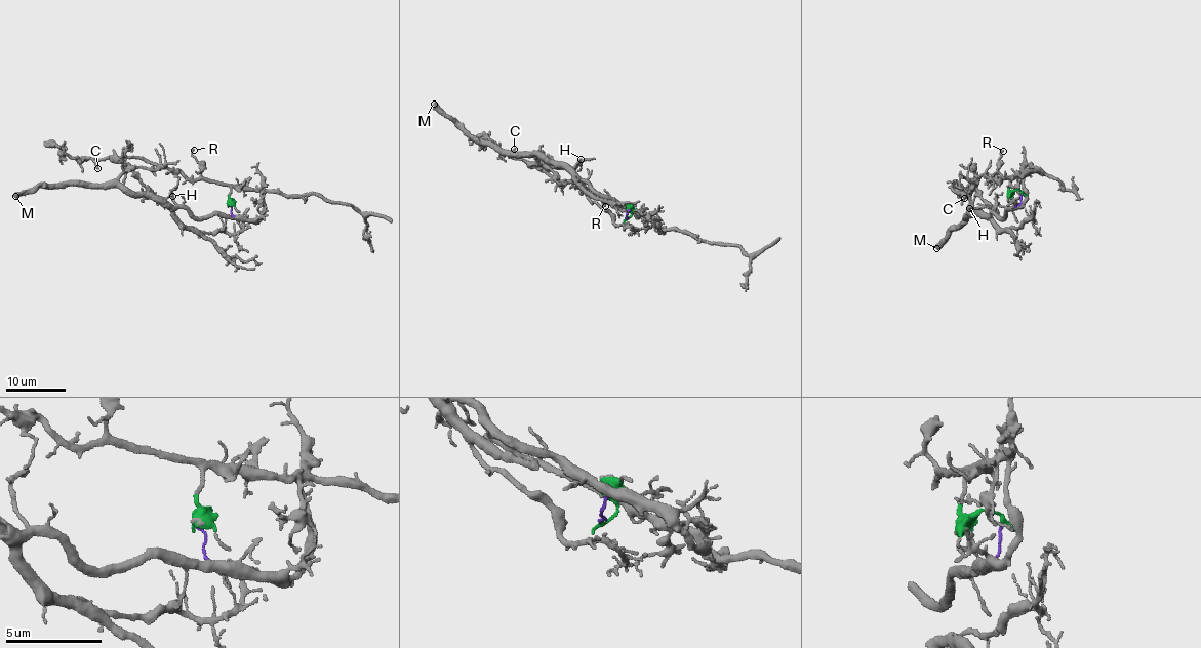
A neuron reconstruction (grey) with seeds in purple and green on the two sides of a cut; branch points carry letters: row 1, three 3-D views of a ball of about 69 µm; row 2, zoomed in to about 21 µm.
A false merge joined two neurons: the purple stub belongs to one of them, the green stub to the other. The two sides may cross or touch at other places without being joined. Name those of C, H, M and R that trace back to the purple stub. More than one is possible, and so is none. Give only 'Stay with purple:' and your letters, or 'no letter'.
Stay with purple: H, M

